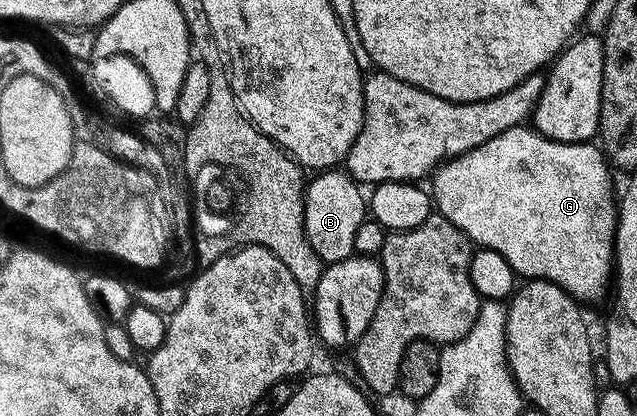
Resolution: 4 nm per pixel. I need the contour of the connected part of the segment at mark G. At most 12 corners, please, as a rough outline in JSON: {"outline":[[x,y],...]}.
{"outline":[[522,126],[431,177],[436,211],[588,306],[615,272],[596,143]]}

